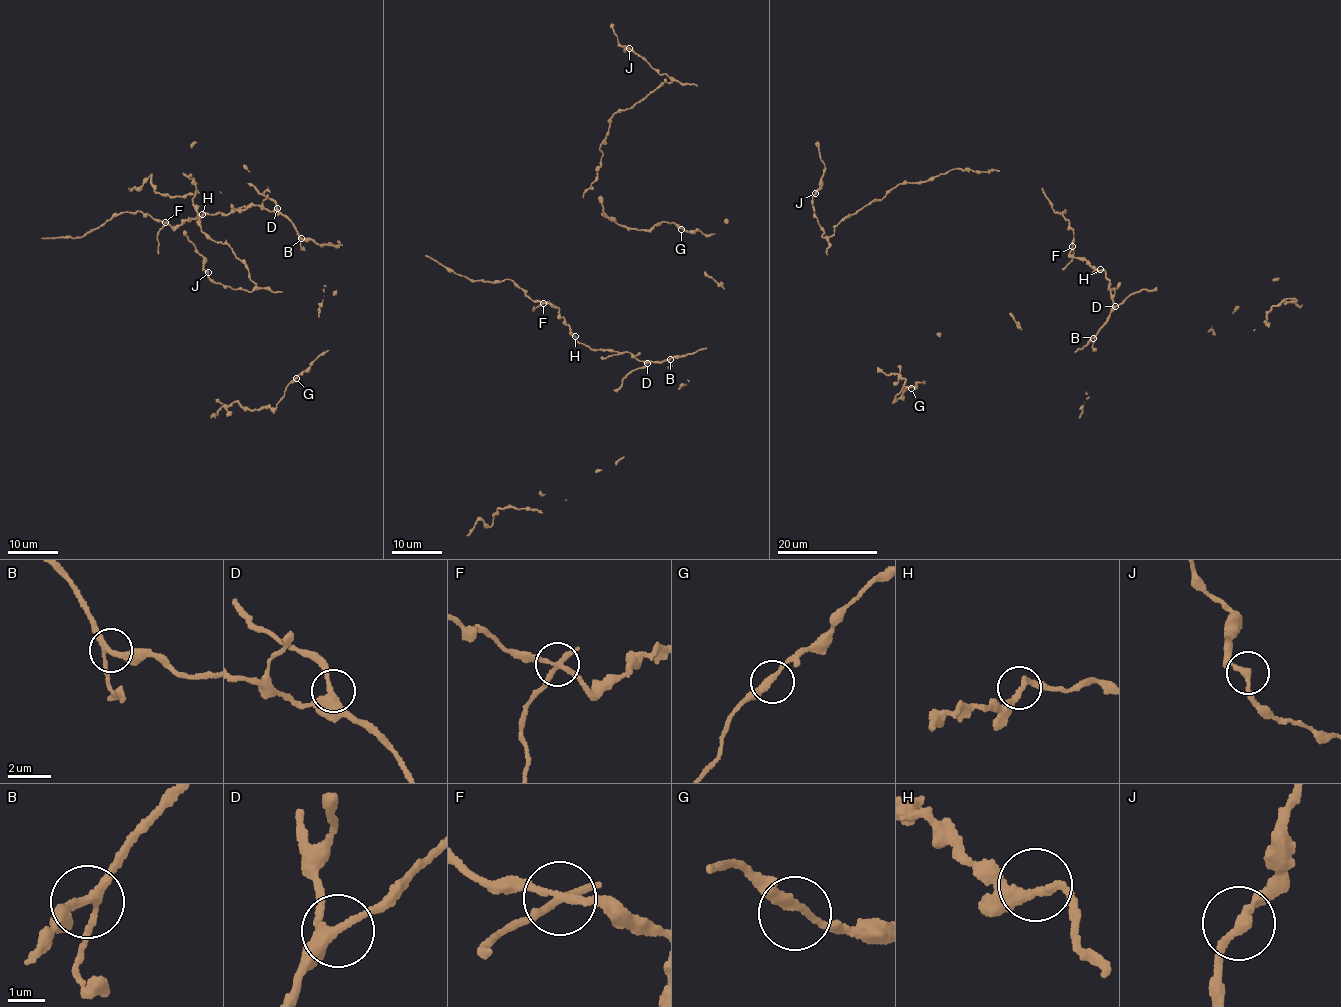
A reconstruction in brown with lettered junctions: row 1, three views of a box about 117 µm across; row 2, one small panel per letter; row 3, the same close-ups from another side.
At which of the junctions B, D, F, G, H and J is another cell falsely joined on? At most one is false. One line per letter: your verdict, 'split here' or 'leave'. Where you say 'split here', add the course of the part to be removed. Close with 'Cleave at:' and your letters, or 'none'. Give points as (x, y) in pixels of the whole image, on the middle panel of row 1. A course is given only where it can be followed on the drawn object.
B: leave
D: leave
F: split here
G: leave
H: leave
J: leave
Cleave at: F

